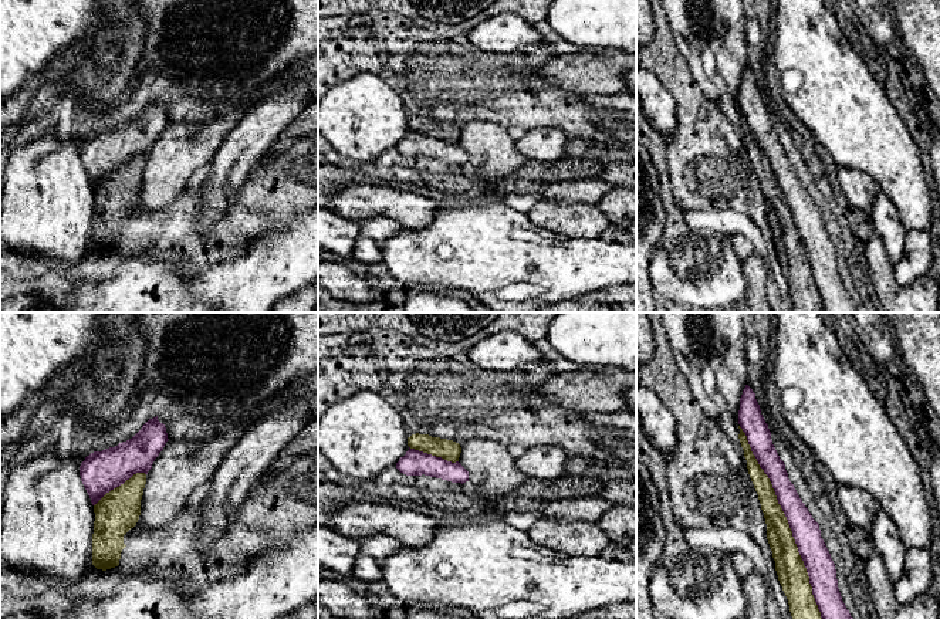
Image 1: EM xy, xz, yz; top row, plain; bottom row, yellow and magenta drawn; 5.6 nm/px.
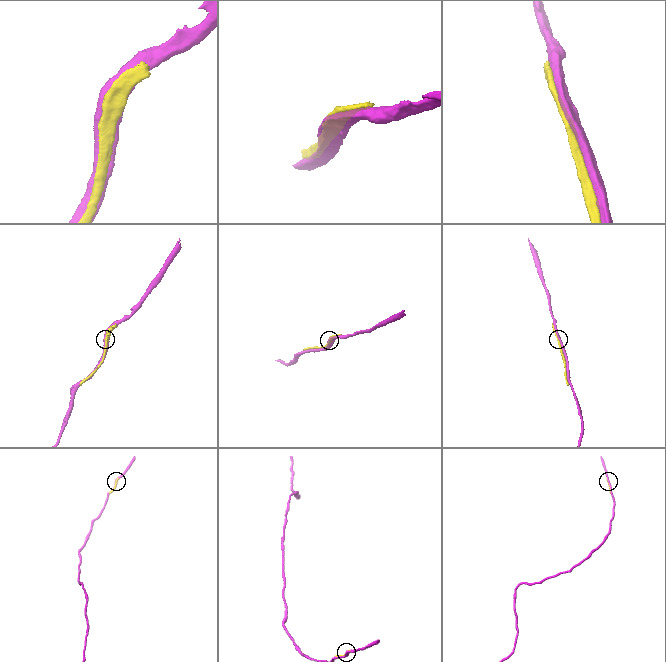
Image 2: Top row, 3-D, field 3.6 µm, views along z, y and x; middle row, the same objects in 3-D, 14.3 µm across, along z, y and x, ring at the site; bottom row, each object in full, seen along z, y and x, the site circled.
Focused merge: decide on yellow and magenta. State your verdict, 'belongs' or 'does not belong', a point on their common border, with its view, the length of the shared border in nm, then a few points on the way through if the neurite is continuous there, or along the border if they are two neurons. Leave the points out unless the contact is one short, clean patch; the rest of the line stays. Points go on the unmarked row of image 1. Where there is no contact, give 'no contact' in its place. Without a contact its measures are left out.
does not belong; contact yz (790, 210); length 1250 nm

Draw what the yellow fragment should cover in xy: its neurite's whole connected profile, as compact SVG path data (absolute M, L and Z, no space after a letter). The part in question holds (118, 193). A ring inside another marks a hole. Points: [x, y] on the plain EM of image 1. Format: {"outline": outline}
{"outline": "M136 155L94 187L92 247L97 251L119 247L121 234L126 229L124 217L136 207L141 197L145 166L146 156Z"}

